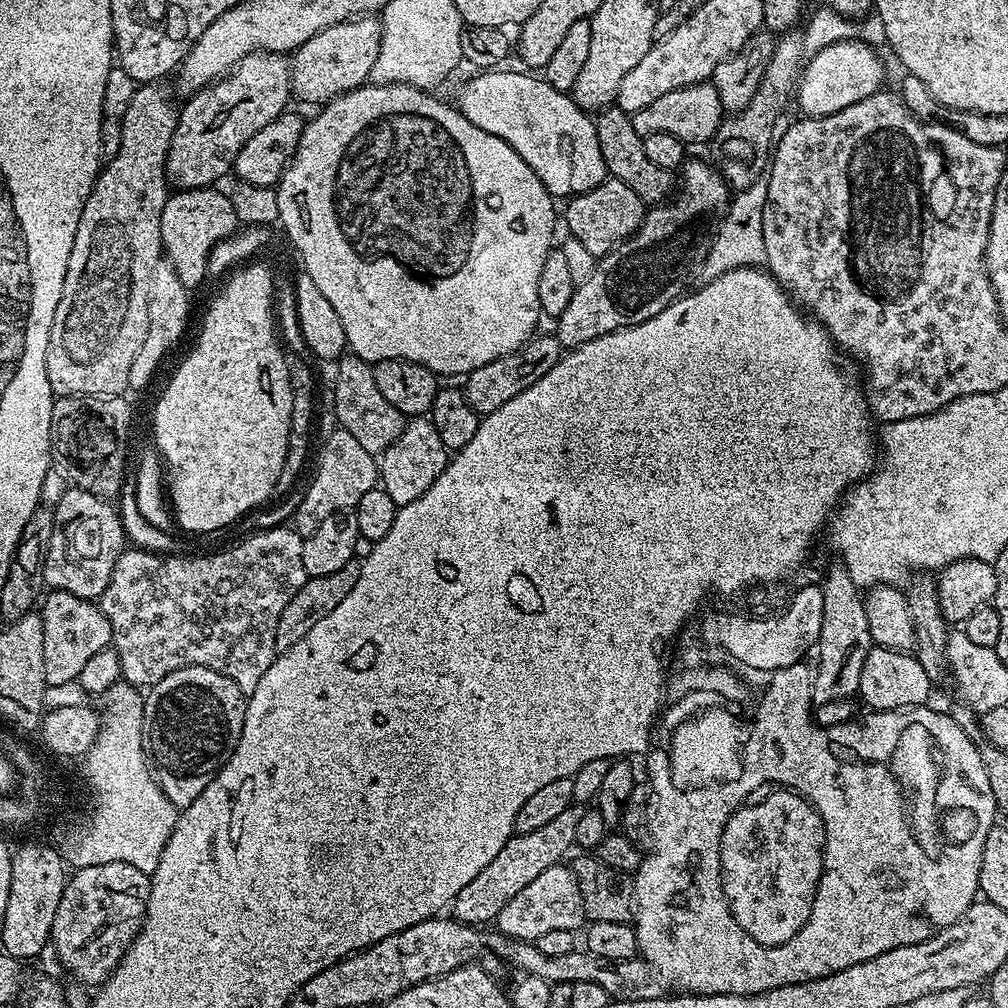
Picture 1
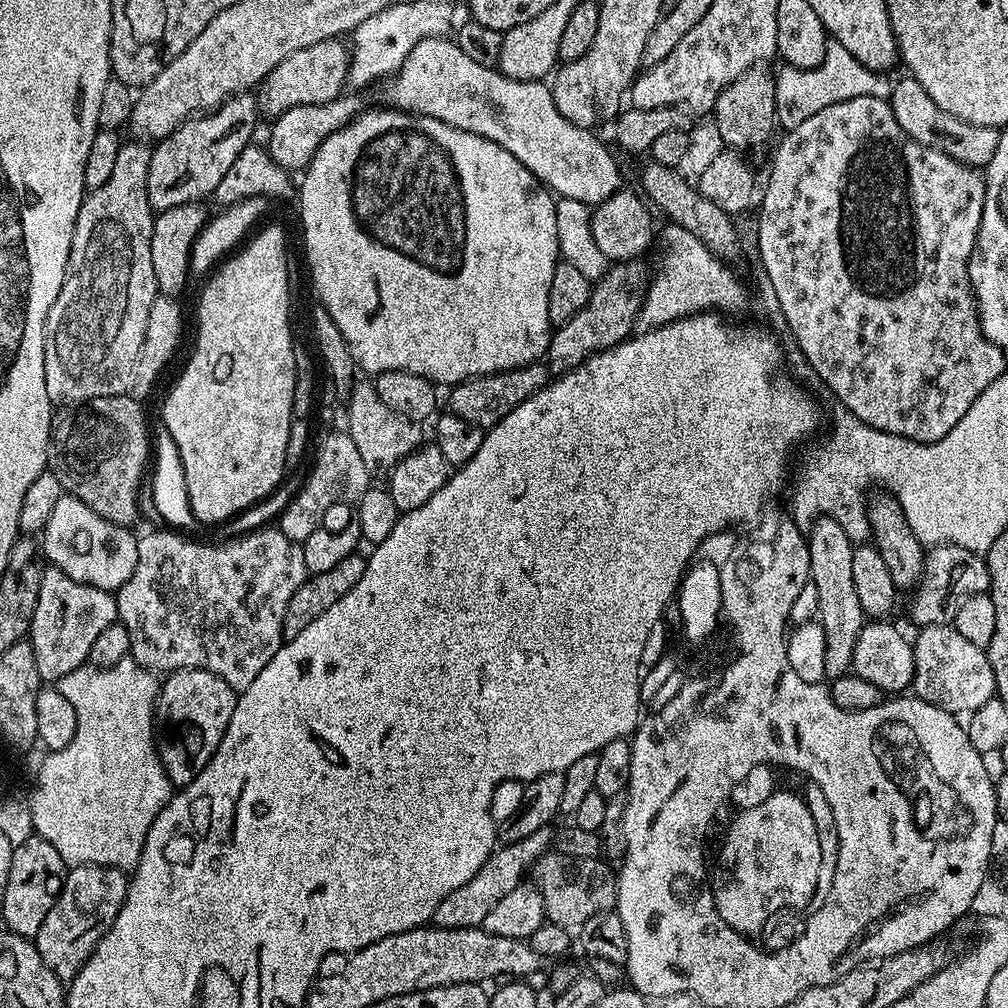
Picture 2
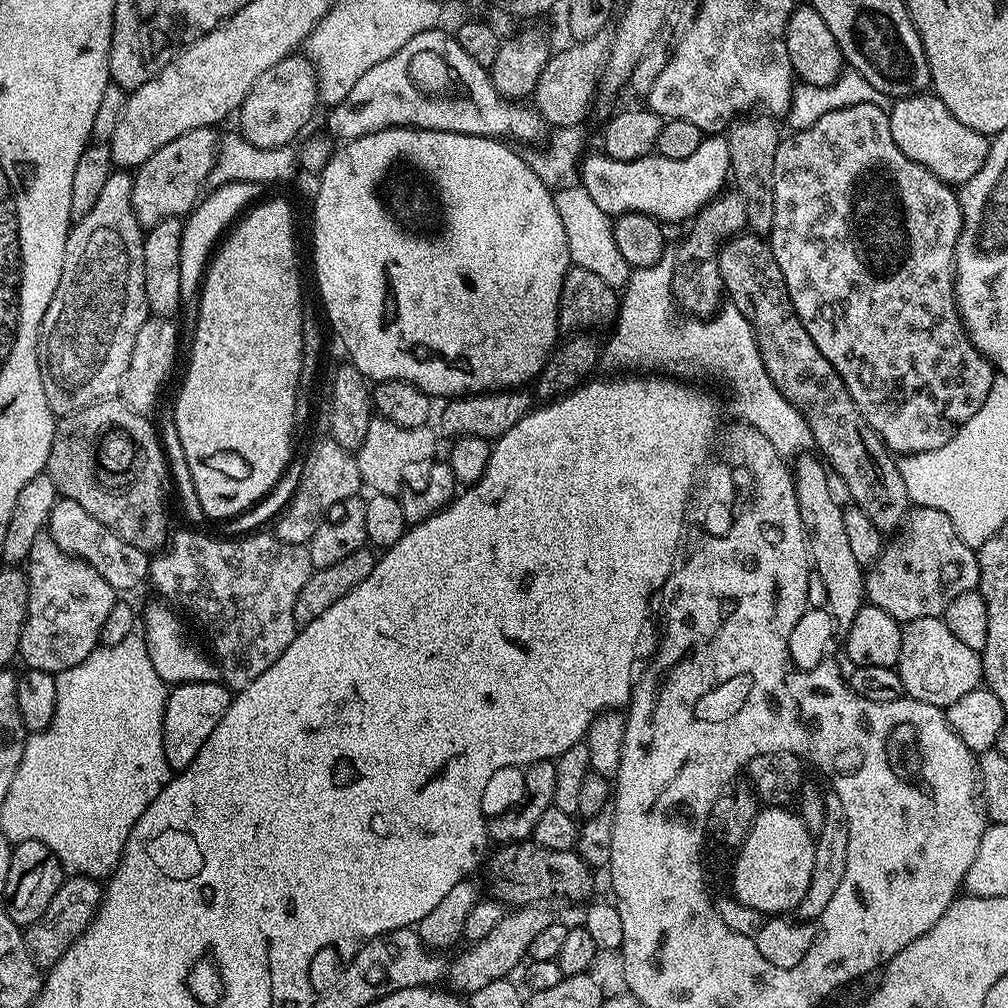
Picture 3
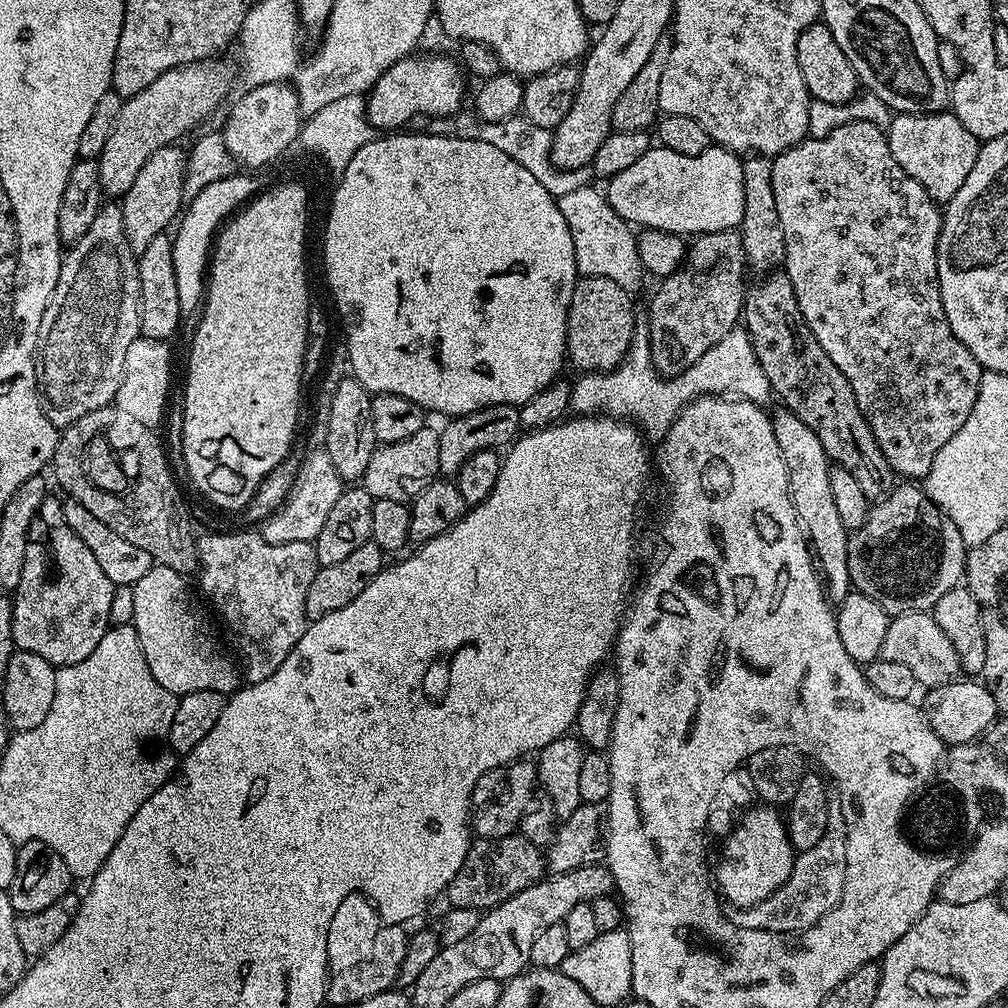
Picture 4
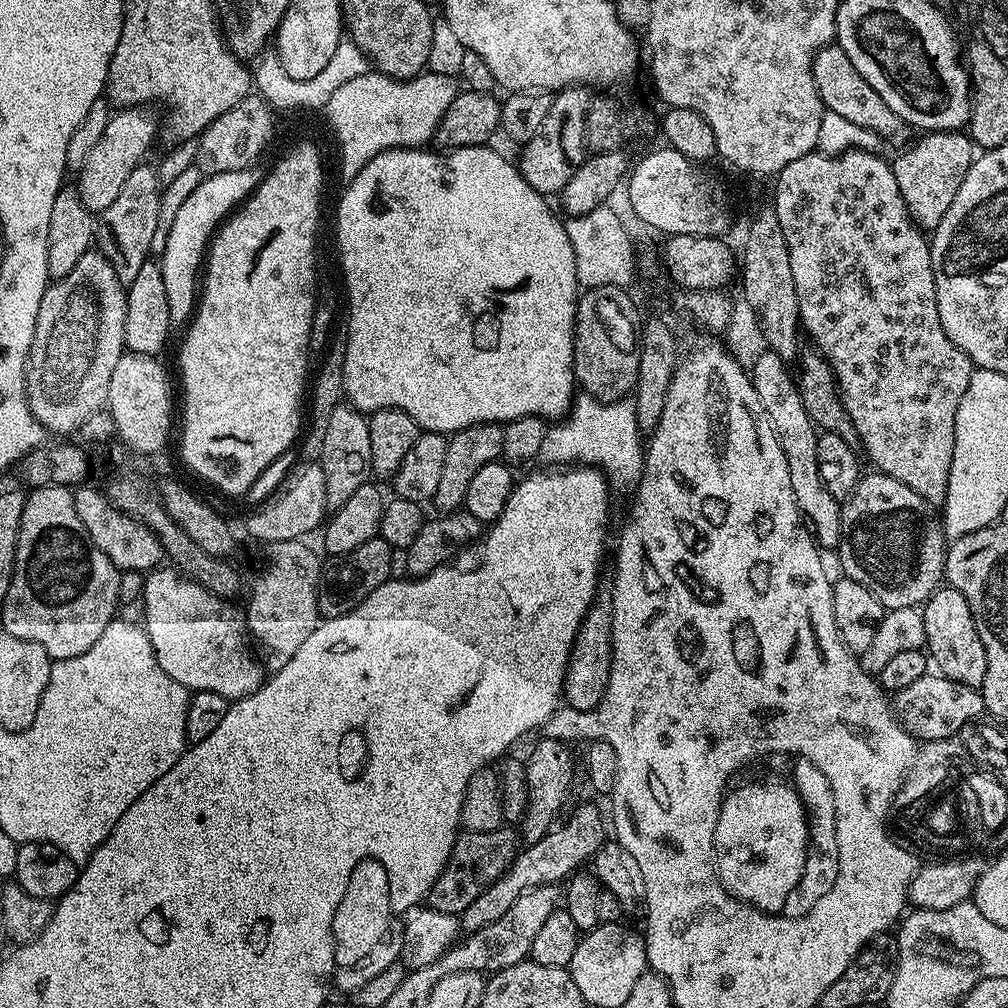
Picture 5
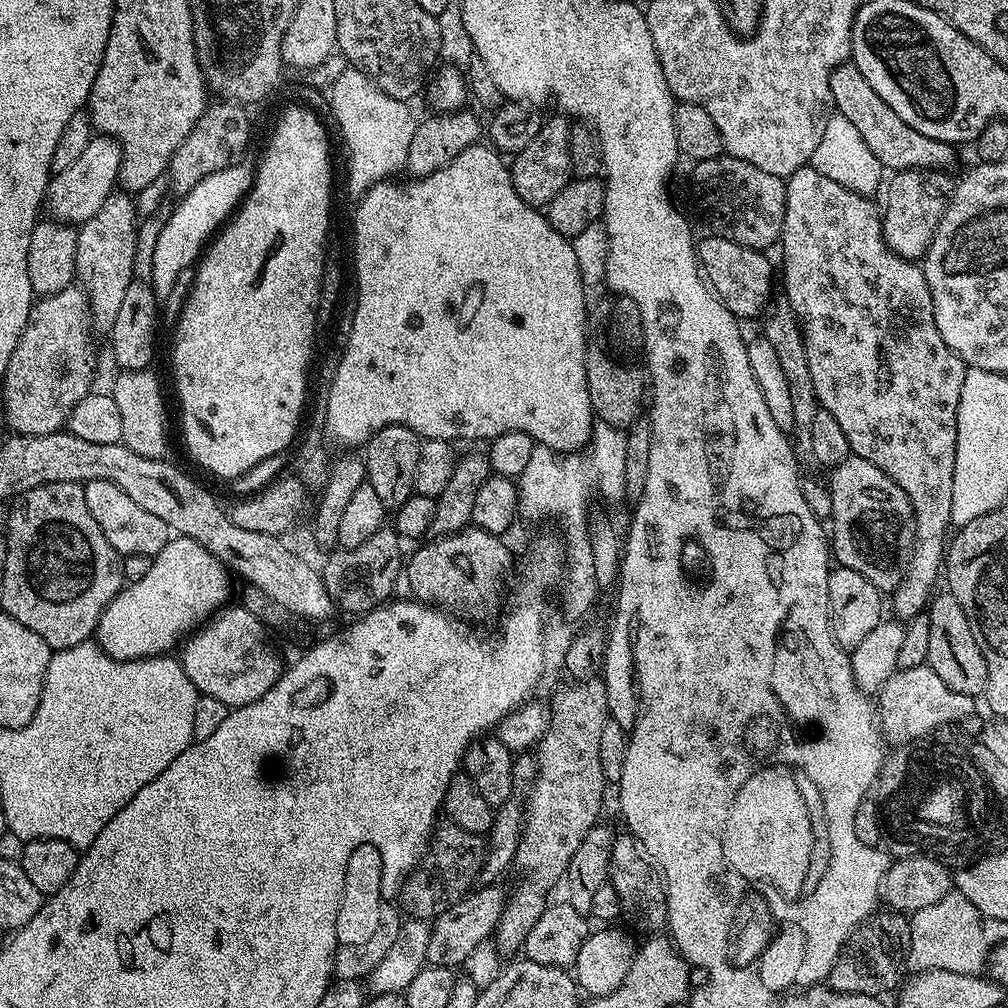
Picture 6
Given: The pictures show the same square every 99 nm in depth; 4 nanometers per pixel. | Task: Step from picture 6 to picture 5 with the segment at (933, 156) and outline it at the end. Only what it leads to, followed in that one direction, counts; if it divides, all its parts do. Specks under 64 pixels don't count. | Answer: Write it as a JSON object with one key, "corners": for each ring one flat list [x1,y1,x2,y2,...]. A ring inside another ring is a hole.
{"corners":[[833,42,820,48,816,52,816,57,812,63,812,73,814,74,814,86,818,86,818,98,822,98,827,111,838,114,841,118,846,118,849,122,854,122,857,126,862,126,866,130,875,132,881,141,909,139,909,125,904,123,886,102,882,102,882,97,878,95,878,90,858,74,858,69,854,67,854,62,846,58,846,50,842,50,840,45]]}

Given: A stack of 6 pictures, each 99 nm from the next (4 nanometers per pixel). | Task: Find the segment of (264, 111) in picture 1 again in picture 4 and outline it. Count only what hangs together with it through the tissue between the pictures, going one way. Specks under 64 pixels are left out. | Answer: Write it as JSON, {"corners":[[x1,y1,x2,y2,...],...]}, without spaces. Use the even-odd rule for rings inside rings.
{"corners":[[168,144,162,150,154,150,154,154,146,158,142,170,138,170,138,178,134,178,130,190,124,192,119,205,129,253,138,254,146,250,150,238,154,238,154,234,171,229,174,221,181,215,185,159,185,149,180,149,176,144]]}

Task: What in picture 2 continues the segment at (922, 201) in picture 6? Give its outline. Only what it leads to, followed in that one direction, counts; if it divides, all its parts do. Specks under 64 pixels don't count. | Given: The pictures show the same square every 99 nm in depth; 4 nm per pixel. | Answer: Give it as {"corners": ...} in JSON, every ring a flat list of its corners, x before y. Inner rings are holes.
{"corners":[[911,78,896,80,892,85,890,103,894,110,894,118,898,118,898,126,910,134,918,142,922,142,931,148,937,148,942,154,954,158,958,162,968,164,977,170,987,168,990,158,994,158,994,150,998,150,999,128,990,126,974,126,970,122,962,122,954,118,954,114,946,114,922,86]]}

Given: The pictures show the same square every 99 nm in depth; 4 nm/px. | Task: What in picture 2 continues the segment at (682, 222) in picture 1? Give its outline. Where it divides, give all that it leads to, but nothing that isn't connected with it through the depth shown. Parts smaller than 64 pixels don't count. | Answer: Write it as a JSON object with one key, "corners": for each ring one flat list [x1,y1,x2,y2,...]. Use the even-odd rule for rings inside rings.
{"corners":[[637,258,613,263,608,271,593,283,586,306,582,306,582,310,578,310,578,314,574,314,570,322,559,325,553,331,546,353,549,373,572,372,577,366,587,362,595,352,605,352,633,335,632,327,637,327,640,308,644,304,644,295,648,293,650,283,650,268,648,272,644,262]]}

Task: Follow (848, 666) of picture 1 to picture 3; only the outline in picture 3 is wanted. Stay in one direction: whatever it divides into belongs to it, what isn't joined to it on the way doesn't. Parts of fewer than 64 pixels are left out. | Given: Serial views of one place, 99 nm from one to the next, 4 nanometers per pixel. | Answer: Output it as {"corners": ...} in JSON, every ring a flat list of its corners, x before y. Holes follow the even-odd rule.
{"corners":[[804,454,795,461,797,464,792,468,792,479,796,481,798,514,802,514,804,535,808,538,811,567,822,577,826,586,826,609,835,620,835,627,847,630,854,622,854,614,858,614,858,610,866,603,864,591,866,572,850,550,844,508,832,493,832,484,828,481,829,469,819,459,816,460,811,460,808,454]]}

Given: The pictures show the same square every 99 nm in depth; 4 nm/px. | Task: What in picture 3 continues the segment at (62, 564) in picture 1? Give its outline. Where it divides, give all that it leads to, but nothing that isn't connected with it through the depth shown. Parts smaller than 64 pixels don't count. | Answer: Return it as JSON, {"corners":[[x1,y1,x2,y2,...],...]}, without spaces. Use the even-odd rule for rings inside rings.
{"corners":[[57,499,52,507,46,531,52,535,54,542,58,542,58,546,62,546,62,550,94,566,94,570,98,570,98,574,102,574,102,578,106,578,106,582,110,582,110,586,116,589,117,593,128,594,124,592,138,587,140,583,143,585,148,579,149,553,122,541,72,500]]}

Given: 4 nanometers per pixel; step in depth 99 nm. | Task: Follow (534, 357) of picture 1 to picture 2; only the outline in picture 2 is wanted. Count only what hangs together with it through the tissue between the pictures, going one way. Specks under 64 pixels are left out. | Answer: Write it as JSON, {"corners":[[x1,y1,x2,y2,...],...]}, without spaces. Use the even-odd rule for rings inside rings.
{"corners":[[544,362,528,364,524,368,511,368,505,372,495,372,489,376,475,376,460,384,451,385,448,396,447,411,453,412,458,418,466,418,466,422,478,425,485,430,493,428,510,410,522,406,526,398,538,394,550,383,548,365]]}

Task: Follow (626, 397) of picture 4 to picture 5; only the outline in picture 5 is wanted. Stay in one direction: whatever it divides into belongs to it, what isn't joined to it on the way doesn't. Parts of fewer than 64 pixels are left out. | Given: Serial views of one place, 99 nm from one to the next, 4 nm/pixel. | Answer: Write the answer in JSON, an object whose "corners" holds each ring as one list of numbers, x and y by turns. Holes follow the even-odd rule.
{"corners":[[580,394,572,401,567,416,553,423,548,430,548,441,544,444,543,459,548,459,553,465,560,466,565,462,575,462,580,466,597,466,602,469,611,487,620,492,635,493,644,473,645,441,638,426,636,406,631,399,602,401,587,394]]}

